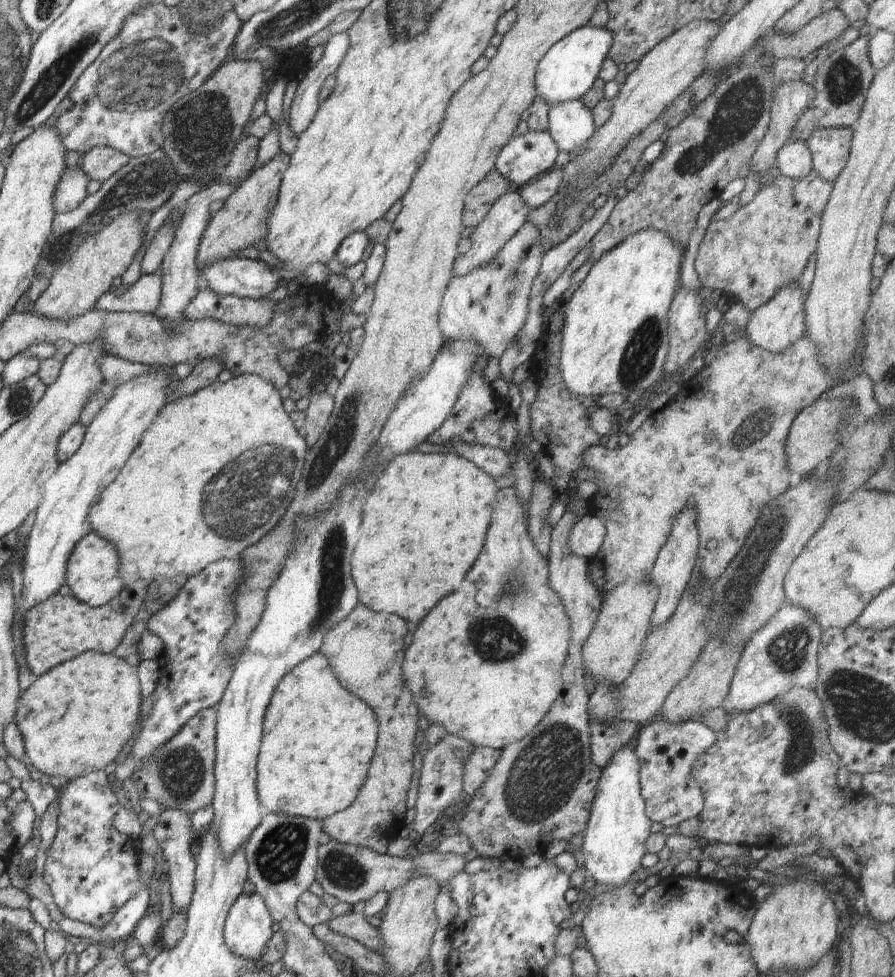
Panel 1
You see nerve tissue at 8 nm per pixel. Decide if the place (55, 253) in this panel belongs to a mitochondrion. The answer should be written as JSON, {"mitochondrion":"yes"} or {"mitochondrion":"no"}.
{"mitochondrion":"yes"}

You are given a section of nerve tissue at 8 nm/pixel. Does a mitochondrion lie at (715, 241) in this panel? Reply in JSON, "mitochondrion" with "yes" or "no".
{"mitochondrion":"no"}

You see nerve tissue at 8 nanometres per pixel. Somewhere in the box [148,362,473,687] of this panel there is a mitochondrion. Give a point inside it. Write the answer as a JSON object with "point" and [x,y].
{"point":[255,491]}

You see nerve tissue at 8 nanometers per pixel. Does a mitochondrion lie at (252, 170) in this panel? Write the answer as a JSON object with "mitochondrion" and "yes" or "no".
{"mitochondrion":"no"}

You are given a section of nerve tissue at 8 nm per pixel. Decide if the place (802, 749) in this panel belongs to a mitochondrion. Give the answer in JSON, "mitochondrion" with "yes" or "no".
{"mitochondrion":"yes"}

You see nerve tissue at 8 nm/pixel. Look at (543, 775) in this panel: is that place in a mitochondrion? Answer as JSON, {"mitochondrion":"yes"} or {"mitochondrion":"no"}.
{"mitochondrion":"yes"}

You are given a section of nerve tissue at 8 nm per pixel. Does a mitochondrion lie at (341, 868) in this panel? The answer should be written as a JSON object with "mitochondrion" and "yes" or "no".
{"mitochondrion":"yes"}

